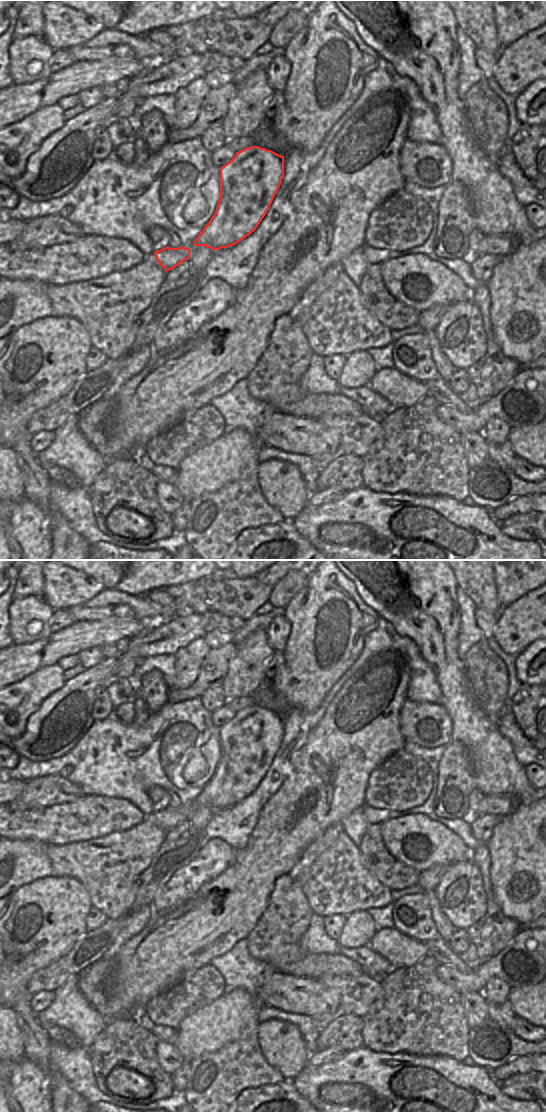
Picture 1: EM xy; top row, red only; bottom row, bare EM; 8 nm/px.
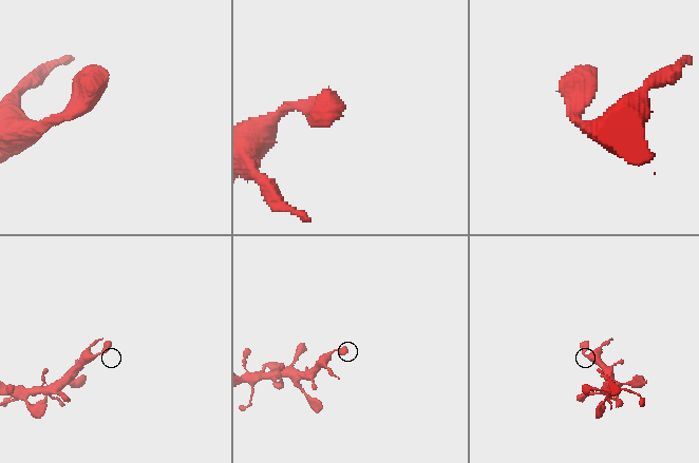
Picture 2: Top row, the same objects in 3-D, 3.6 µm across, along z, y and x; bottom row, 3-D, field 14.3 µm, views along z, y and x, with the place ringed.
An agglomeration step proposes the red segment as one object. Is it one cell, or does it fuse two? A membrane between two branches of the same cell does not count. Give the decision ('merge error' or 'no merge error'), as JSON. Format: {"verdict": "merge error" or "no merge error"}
{"verdict": "no merge error"}

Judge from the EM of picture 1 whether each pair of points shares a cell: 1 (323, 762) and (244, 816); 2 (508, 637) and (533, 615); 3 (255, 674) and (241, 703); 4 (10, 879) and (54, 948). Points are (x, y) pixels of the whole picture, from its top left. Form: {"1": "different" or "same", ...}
{"1": "different", "2": "same", "3": "different", "4": "different"}

